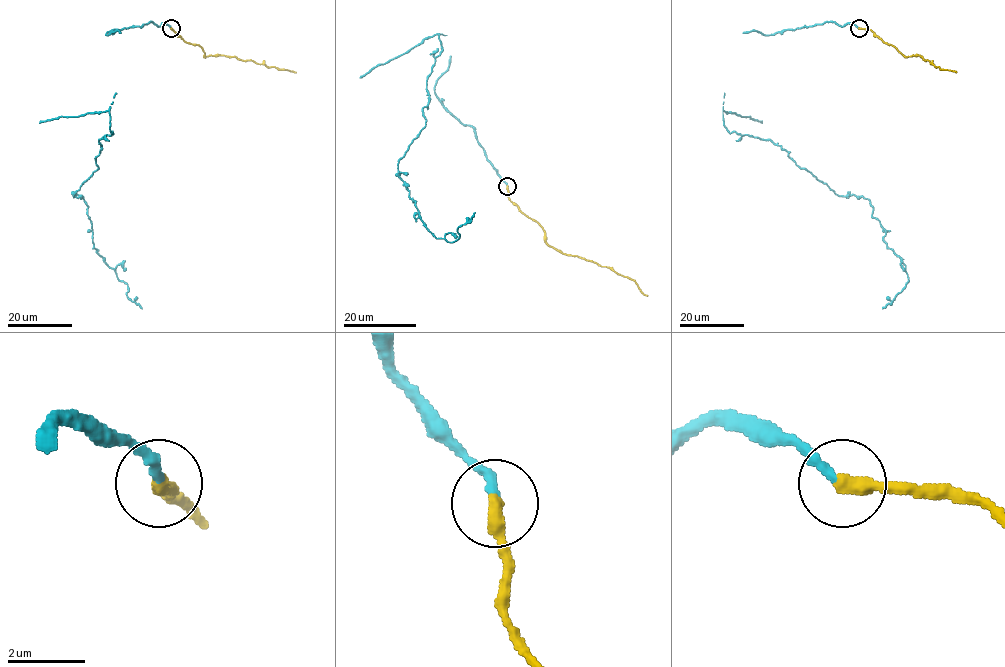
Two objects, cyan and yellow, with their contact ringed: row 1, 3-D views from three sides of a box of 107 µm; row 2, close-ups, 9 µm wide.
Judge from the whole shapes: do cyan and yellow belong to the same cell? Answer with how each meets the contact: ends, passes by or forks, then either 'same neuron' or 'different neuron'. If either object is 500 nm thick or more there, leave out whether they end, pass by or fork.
cyan ends | yellow ends | same neuron

